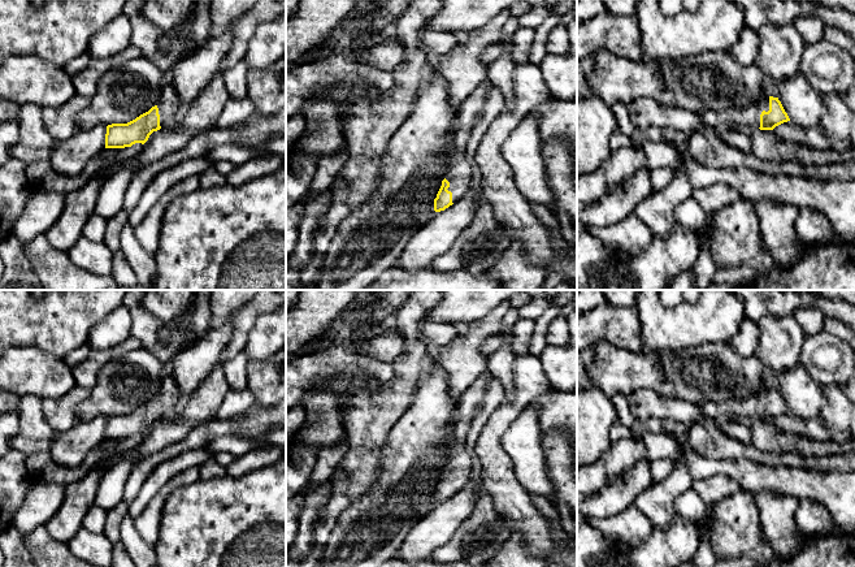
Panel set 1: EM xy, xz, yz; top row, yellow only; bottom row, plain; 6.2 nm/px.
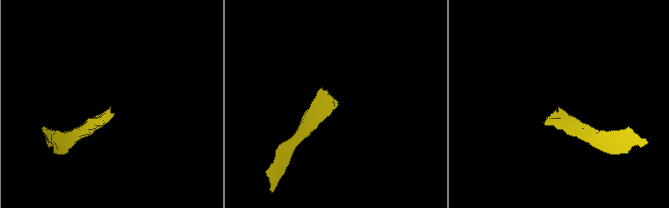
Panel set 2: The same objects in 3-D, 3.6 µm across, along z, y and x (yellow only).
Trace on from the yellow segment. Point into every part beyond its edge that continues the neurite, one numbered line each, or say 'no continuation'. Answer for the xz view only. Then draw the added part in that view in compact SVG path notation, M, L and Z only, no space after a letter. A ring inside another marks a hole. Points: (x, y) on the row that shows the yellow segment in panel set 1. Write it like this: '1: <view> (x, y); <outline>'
1: xz (459, 173); M486 78L461 103L459 116L453 126L453 140L448 150L448 168L444 178L450 182L452 203L460 200L470 187L472 164L466 159L466 143L474 124L481 117L492 83Z

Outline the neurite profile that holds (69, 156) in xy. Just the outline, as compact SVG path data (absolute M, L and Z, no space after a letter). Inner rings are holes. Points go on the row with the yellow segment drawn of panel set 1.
M107 125L81 129L71 138L56 140L49 157L49 164L60 174L81 174L86 164L99 152L105 150Z

